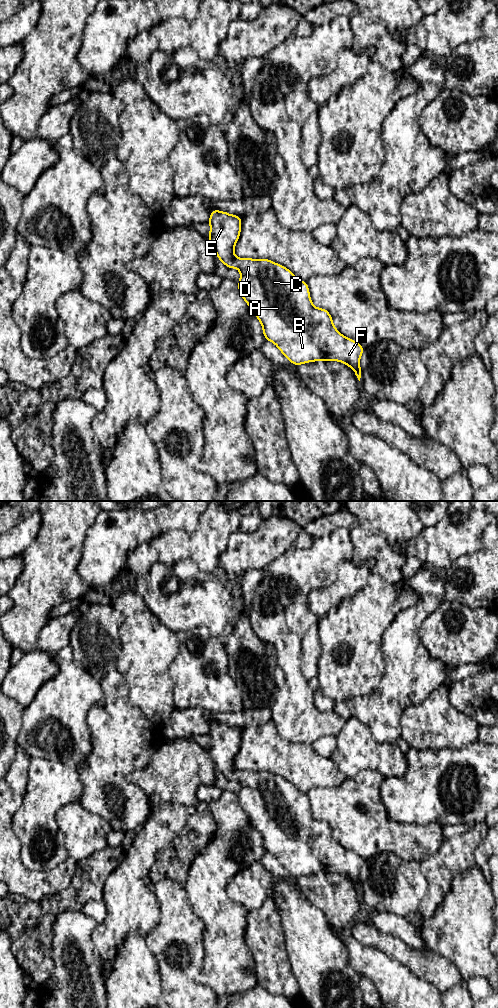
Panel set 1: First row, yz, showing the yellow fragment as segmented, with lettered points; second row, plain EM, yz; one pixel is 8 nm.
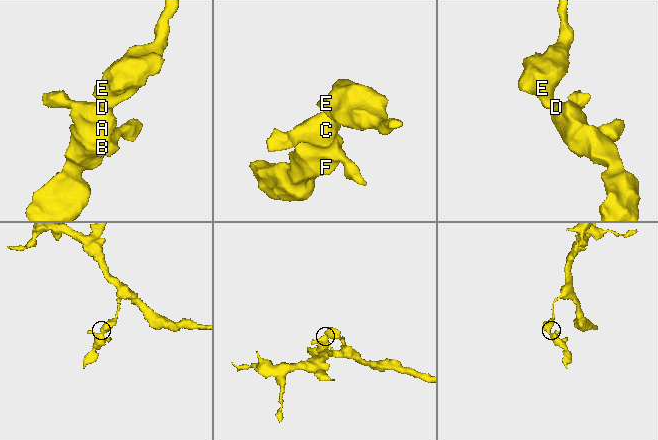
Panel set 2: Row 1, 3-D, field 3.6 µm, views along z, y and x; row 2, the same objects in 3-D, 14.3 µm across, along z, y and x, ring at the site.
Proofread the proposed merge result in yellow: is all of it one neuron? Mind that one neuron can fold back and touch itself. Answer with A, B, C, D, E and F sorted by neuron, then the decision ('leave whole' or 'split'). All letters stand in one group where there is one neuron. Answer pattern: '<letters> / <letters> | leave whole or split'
A B C D E F | leave whole

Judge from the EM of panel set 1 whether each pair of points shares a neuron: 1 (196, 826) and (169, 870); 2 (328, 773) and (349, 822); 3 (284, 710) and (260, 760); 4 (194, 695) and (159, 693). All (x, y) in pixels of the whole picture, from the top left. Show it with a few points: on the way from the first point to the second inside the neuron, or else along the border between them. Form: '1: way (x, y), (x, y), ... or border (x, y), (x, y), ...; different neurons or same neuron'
1: way (193, 837), (176, 859); same neuron
2: border (347, 778), (336, 786), (318, 786), (311, 789); different neurons
3: border (271, 719), (276, 730), (284, 738), (295, 742); different neurons
4: border (168, 671), (172, 682), (173, 702), (176, 707); different neurons

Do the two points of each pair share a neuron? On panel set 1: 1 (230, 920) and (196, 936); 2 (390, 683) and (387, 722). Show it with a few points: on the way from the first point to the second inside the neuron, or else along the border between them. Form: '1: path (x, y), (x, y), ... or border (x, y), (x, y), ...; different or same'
1: border (194, 911), (203, 925), (203, 957); different
2: path (390, 693), (387, 712); same

